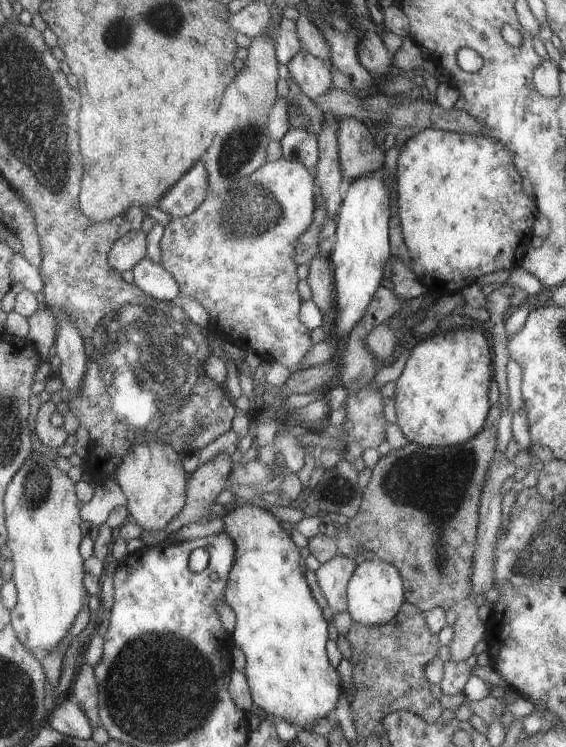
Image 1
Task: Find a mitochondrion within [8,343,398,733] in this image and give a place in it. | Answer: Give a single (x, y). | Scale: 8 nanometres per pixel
(35, 491)

